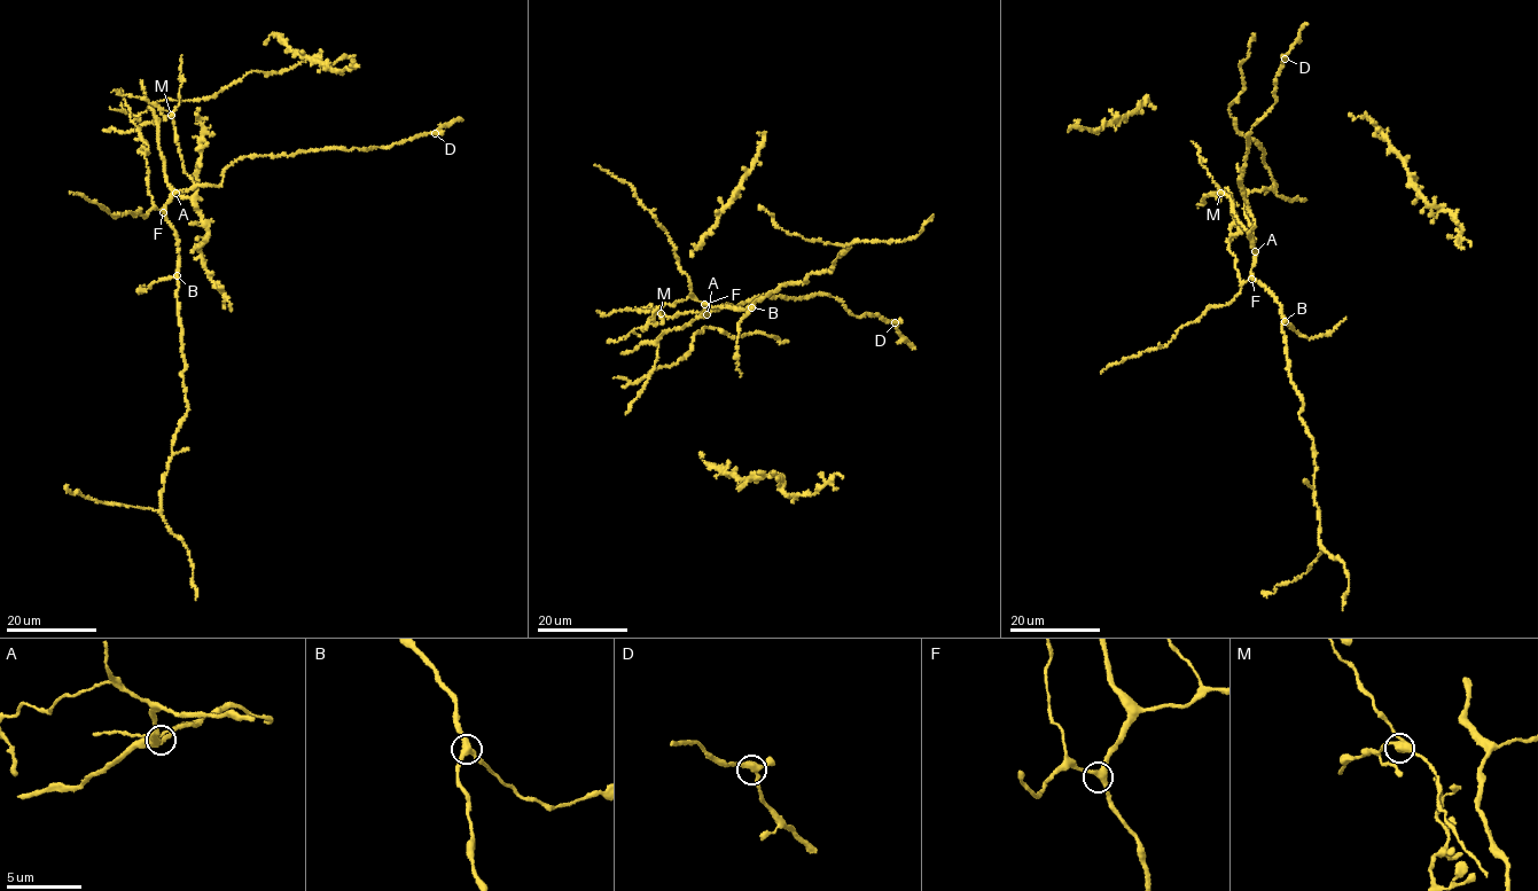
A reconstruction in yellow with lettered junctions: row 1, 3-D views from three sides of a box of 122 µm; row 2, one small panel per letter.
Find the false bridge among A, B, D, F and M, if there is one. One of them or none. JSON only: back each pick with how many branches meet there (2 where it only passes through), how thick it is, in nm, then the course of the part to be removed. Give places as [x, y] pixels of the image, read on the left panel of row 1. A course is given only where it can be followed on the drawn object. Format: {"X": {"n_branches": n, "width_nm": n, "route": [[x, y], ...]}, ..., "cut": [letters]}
{"cut": []}

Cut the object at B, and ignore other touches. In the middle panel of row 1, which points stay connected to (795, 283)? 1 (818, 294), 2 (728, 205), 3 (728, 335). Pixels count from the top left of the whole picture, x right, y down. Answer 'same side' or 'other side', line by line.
1: other side
2: other side
3: other side

